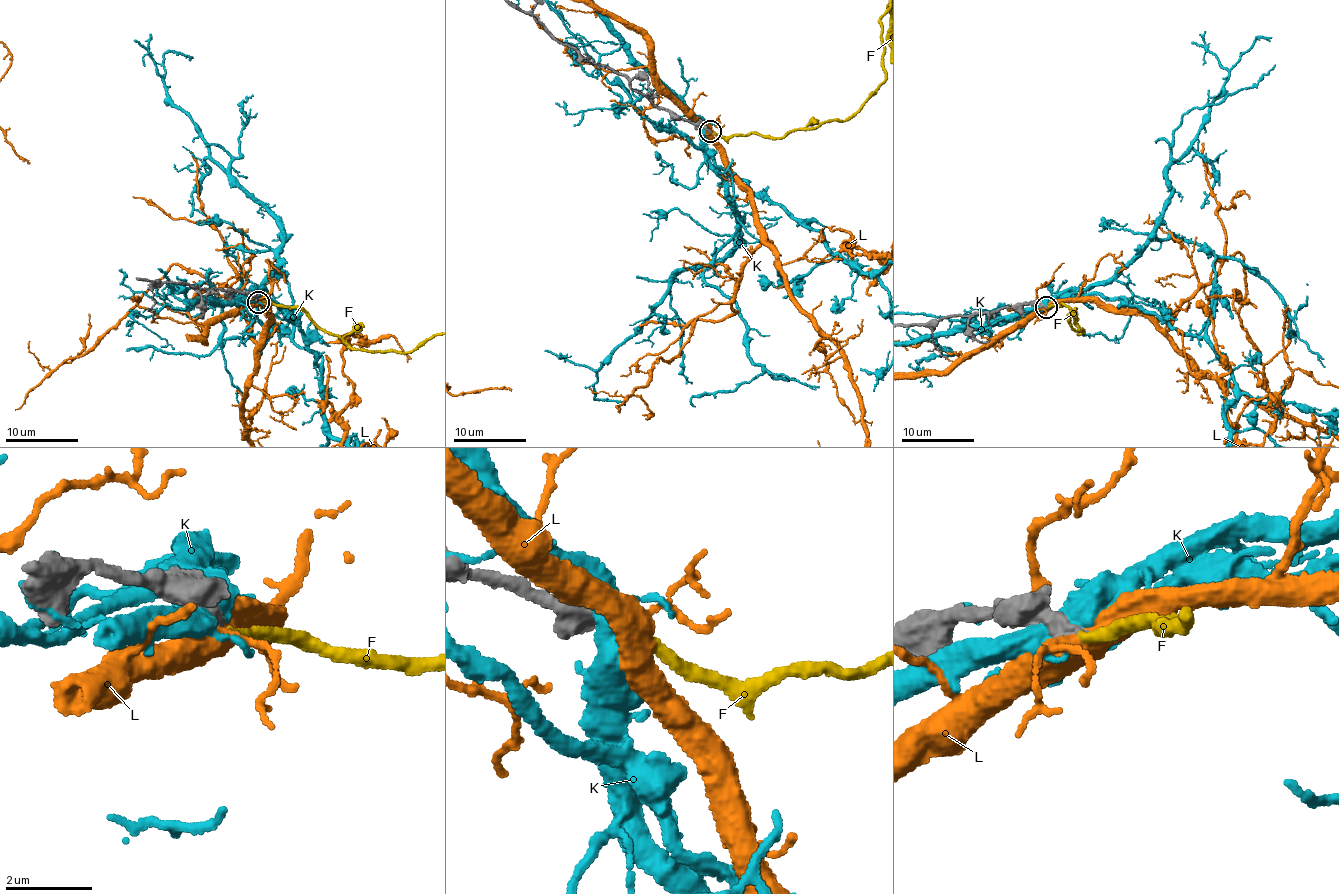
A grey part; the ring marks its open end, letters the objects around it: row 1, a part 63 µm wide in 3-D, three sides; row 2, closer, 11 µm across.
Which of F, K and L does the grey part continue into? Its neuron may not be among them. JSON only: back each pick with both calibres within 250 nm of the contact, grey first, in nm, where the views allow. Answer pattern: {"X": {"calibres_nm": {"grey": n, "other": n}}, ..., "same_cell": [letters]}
{"F": {"calibres_nm": {"grey": 320, "other": 280}}, "same_cell": ["F"]}

